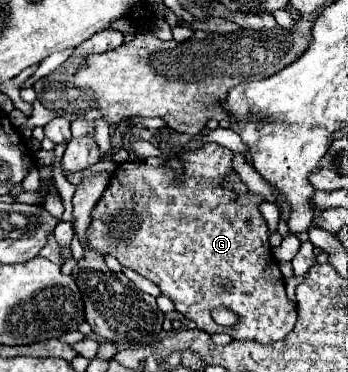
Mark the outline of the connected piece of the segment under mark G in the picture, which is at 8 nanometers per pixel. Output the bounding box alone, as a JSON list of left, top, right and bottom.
[87,144,297,344]

